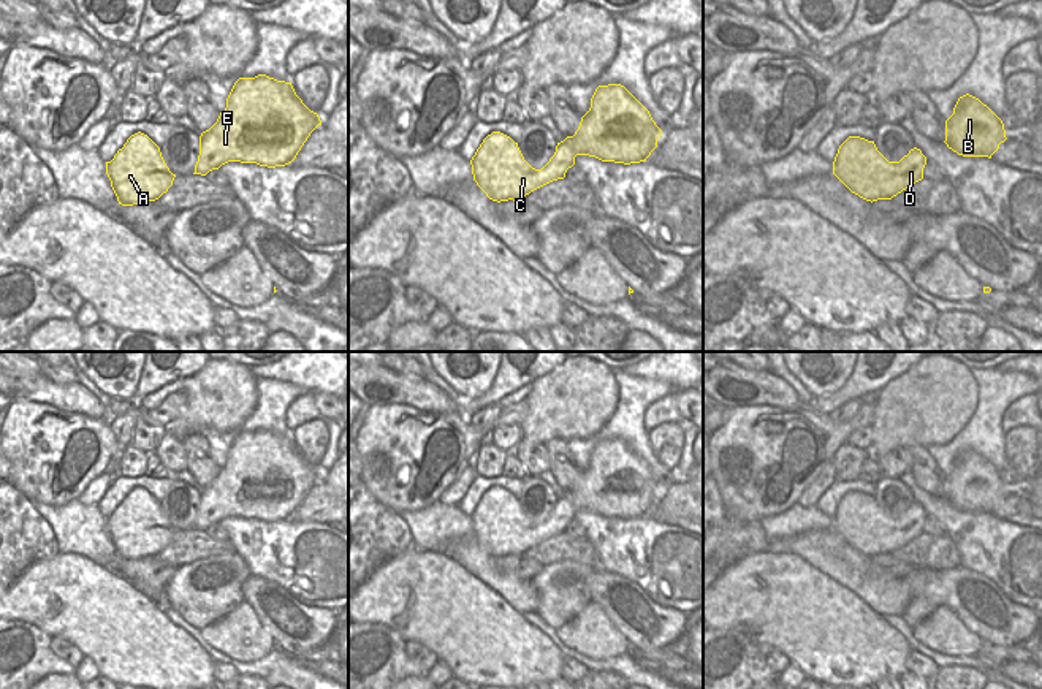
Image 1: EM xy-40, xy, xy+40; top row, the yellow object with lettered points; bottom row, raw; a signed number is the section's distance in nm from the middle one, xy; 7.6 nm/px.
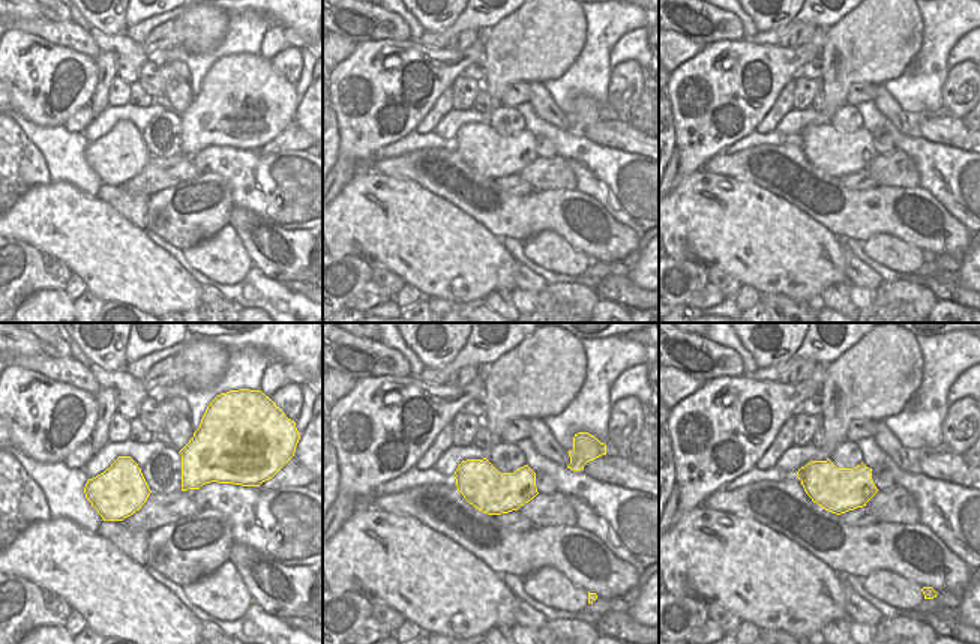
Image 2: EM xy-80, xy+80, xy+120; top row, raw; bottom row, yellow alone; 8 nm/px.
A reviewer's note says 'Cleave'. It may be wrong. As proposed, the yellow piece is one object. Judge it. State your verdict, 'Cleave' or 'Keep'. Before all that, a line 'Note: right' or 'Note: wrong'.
Note: wrong
Keep.

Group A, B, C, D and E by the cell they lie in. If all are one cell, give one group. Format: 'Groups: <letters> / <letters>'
Groups: A B C D E.

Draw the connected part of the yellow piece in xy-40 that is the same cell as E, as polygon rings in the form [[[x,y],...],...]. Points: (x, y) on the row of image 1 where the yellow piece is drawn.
[[[266,74],[239,78],[226,98],[225,111],[200,136],[200,155],[193,174],[206,176],[228,162],[257,163],[268,168],[285,166],[296,158],[318,125],[321,125],[318,114],[302,103],[291,82]]]

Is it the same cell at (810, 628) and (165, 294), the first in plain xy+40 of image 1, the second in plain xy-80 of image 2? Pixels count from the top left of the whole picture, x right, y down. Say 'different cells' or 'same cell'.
same cell

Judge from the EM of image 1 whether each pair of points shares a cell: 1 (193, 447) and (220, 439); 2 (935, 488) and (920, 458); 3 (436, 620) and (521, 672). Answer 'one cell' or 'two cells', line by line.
1: two cells
2: one cell
3: one cell

